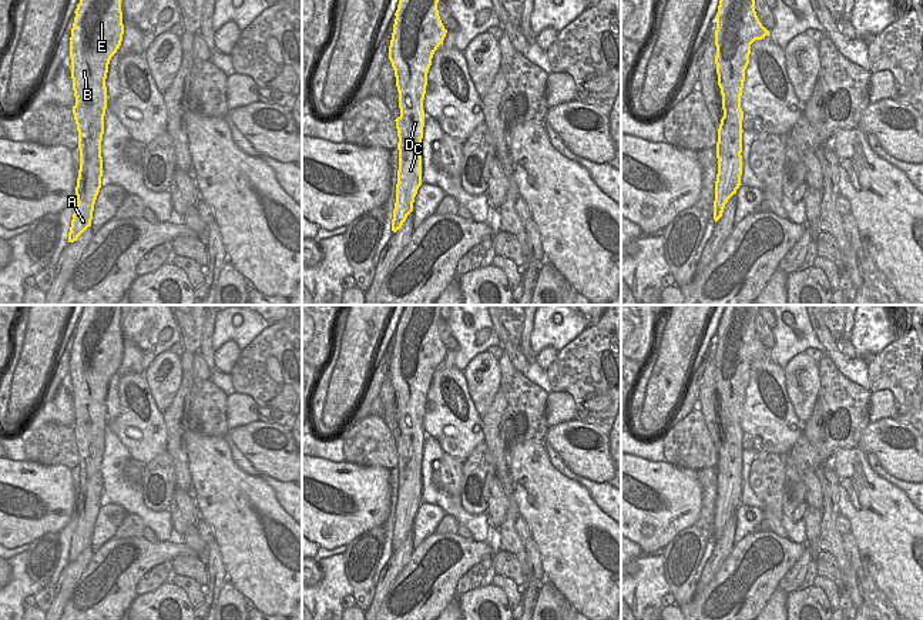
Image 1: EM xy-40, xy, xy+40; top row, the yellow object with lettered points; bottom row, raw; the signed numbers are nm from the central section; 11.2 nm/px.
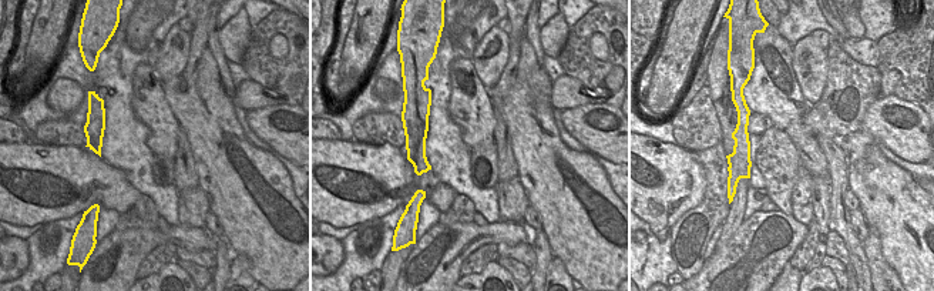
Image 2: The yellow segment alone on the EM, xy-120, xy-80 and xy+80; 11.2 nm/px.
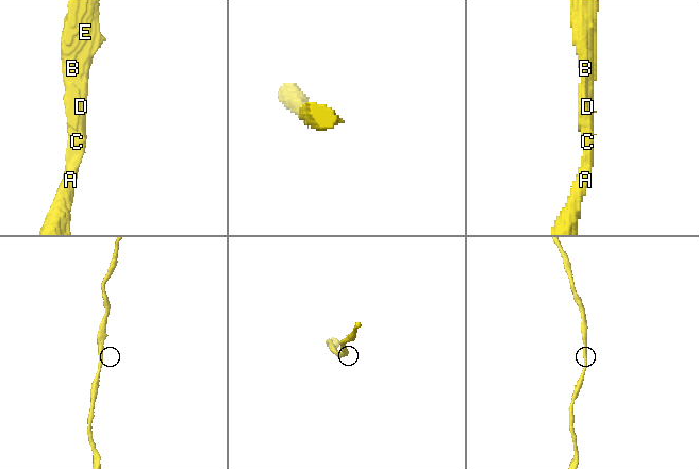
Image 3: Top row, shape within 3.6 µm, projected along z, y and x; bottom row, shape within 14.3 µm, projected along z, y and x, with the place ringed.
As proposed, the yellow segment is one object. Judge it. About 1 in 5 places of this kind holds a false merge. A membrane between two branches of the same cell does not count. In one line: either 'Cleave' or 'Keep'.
Keep.

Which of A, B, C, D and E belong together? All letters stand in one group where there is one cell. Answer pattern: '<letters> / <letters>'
A B C D E

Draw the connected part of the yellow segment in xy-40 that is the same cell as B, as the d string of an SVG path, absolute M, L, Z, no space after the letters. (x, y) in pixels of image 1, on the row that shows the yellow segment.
M80 0L74 13L70 58L80 170L75 187L77 208L73 214L68 242L77 241L91 227L103 177L105 78L110 60L120 48L124 34L121 0Z

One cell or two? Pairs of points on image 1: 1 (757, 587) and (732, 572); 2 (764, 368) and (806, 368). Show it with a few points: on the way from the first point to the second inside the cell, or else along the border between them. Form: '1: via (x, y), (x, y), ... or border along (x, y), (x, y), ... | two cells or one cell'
1: via (751, 582), (738, 577) | one cell
2: border along (784, 369), (785, 391), (791, 402) | two cells

